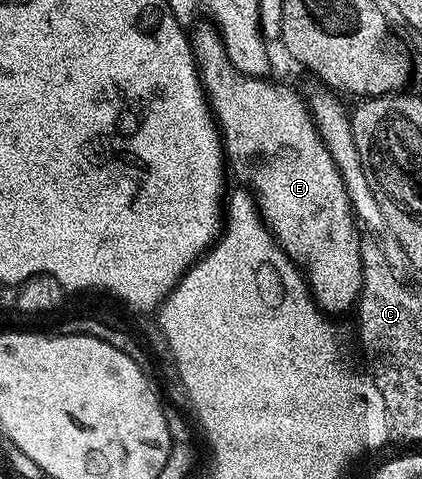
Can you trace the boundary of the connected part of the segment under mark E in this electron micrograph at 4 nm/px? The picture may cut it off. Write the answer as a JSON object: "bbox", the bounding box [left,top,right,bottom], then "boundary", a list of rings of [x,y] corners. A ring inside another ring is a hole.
{"bbox":[190,20,362,316],"boundary":[[[204,20],[201,26],[193,25],[190,30],[192,56],[204,84],[204,93],[212,108],[212,116],[220,132],[224,148],[227,169],[237,178],[241,187],[247,188],[256,199],[256,208],[260,218],[267,226],[276,243],[284,249],[284,255],[294,263],[304,275],[312,298],[317,306],[329,316],[337,316],[360,301],[362,280],[361,227],[352,210],[346,184],[334,164],[334,156],[326,148],[316,121],[306,98],[303,98],[292,86],[283,86],[280,82],[268,82],[267,77],[255,78],[238,72],[232,66],[224,43],[220,41],[220,32],[211,21]]]}

